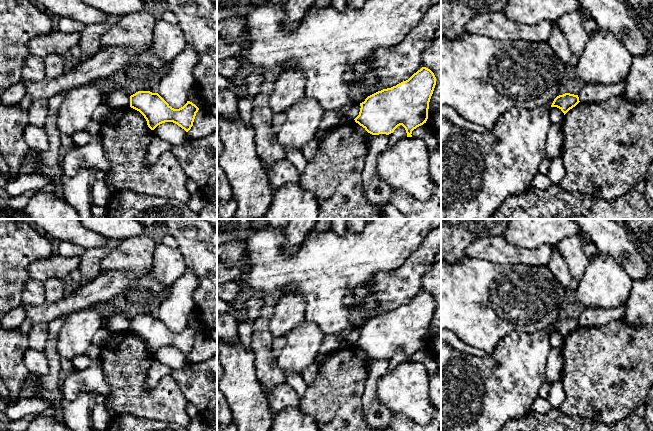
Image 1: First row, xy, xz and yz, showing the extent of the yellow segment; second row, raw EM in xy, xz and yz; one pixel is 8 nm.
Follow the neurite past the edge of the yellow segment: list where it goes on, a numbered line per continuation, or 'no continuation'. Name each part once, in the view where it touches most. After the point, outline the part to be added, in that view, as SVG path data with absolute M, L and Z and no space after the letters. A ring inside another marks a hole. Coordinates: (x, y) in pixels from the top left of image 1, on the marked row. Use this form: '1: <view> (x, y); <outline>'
no continuation

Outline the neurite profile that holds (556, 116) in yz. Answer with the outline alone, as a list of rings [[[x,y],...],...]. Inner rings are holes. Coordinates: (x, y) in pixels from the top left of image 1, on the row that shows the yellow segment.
[[[550,107],[549,117],[552,124],[561,124],[564,119],[564,113],[557,107]]]

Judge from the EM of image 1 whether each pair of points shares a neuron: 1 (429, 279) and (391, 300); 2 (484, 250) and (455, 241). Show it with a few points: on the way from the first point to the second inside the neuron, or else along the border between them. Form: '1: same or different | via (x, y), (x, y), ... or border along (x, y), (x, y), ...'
1: different | border along (430, 268), (422, 278), (422, 290)
2: different | border along (490, 236), (475, 239), (465, 254)

